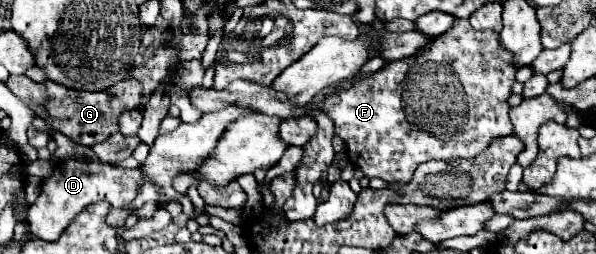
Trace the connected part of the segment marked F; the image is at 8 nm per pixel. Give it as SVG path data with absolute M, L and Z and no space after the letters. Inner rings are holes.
M458 19L454 25L452 25L452 29L448 29L446 33L442 33L436 41L432 41L432 43L428 43L428 47L426 49L422 49L420 51L422 53L422 57L418 59L418 61L422 61L422 63L418 63L416 61L416 55L414 57L410 57L410 59L400 59L400 61L390 61L390 63L386 63L380 71L376 71L376 73L372 73L372 75L368 75L368 77L364 77L362 81L358 81L358 83L354 83L352 87L348 87L348 89L344 89L344 91L340 91L340 93L336 93L336 95L332 95L332 97L328 97L326 101L324 101L324 111L320 111L314 119L316 119L316 123L318 123L318 133L304 145L304 159L300 161L300 165L296 165L296 189L294 189L294 193L292 193L292 197L284 203L284 213L286 213L286 217L292 221L292 219L298 219L298 221L302 221L302 219L310 219L312 217L312 213L316 211L316 205L318 203L314 203L314 195L312 195L312 185L314 183L318 183L326 173L328 173L328 163L332 163L332 157L334 157L334 149L332 149L332 129L334 129L334 125L336 125L336 135L344 141L344 145L346 145L346 153L348 153L348 159L350 159L350 163L354 165L354 167L358 167L368 179L372 179L372 177L380 177L380 179L384 179L384 181L390 181L390 183L408 183L410 179L412 179L412 173L414 173L414 169L416 169L416 165L418 163L422 163L422 161L428 161L428 159L444 159L444 161L448 161L448 159L454 159L454 157L476 157L478 153L482 153L488 145L490 145L490 141L494 139L494 137L502 137L502 135L510 135L512 133L512 123L510 123L510 119L508 119L508 109L510 109L510 105L508 105L508 97L512 95L512 85L516 83L516 65L512 65L512 53L508 53L500 43L498 43L498 37L496 37L496 33L492 33L492 31L476 31L476 29L472 29L472 25L468 23L468 19Z

